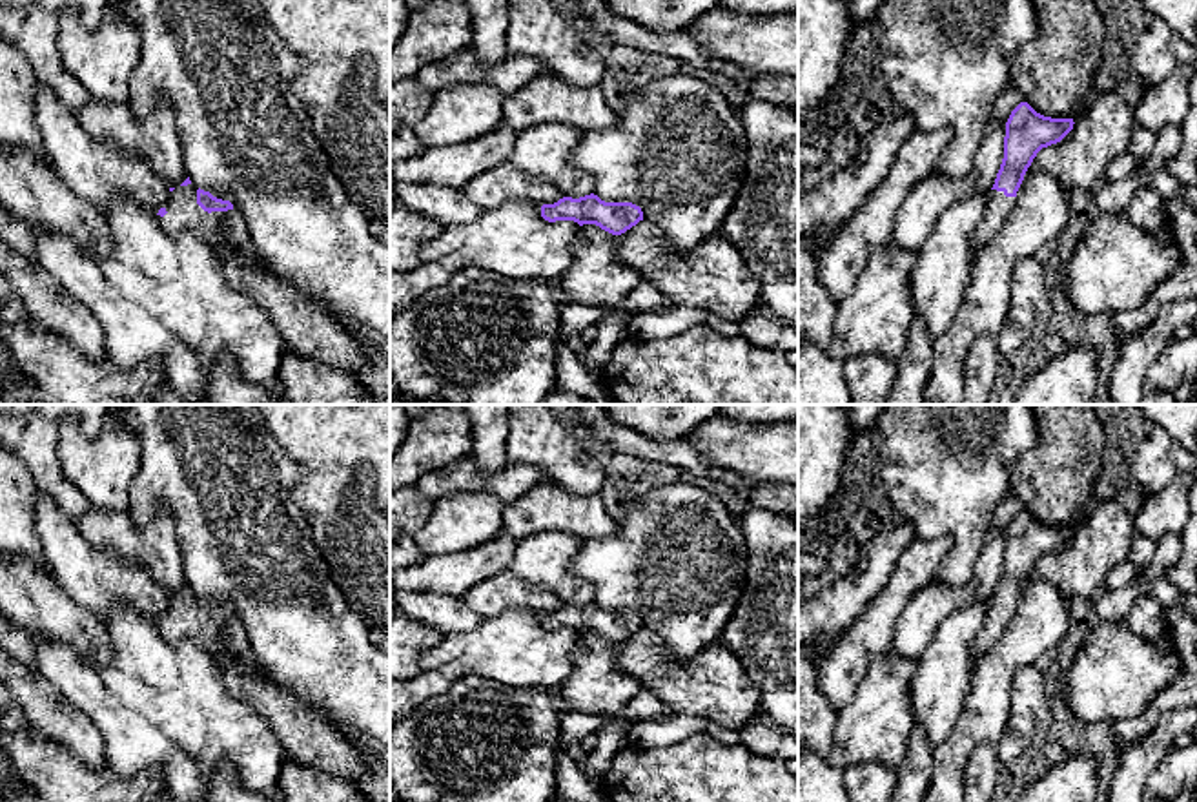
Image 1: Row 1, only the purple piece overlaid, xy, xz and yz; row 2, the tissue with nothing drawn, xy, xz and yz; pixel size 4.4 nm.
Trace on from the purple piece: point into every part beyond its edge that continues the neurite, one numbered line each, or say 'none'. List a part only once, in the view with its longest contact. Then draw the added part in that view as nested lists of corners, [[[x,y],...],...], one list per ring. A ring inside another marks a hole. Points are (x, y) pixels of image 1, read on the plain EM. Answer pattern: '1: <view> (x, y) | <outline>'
1: xy (225, 640) | [[[179,594],[171,600],[166,623],[157,623],[160,636],[169,643],[193,640],[206,647],[217,662],[230,662],[233,667],[251,669],[255,660],[250,653],[242,625],[235,618],[204,620],[197,612],[197,594]]]

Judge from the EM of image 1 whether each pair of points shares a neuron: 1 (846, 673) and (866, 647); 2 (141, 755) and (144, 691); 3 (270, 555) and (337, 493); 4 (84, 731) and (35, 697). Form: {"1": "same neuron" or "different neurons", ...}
{"1": "same neuron", "2": "different neurons", "3": "different neurons", "4": "same neuron"}

